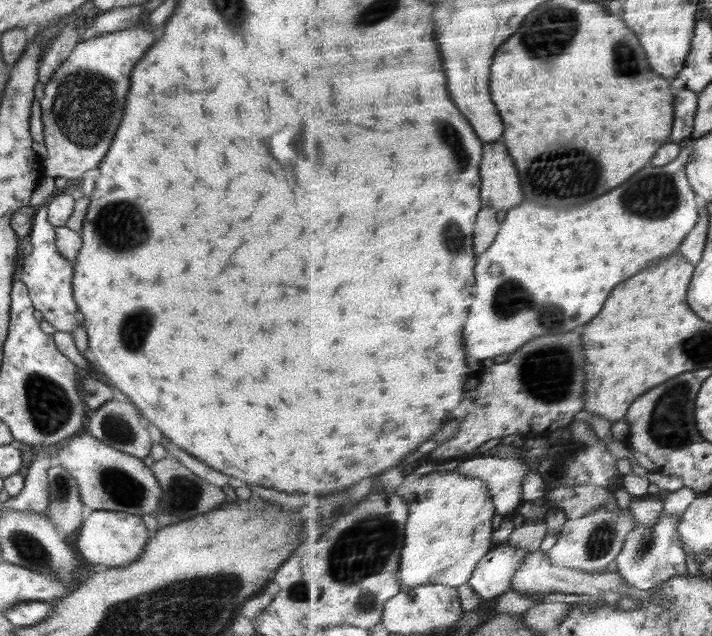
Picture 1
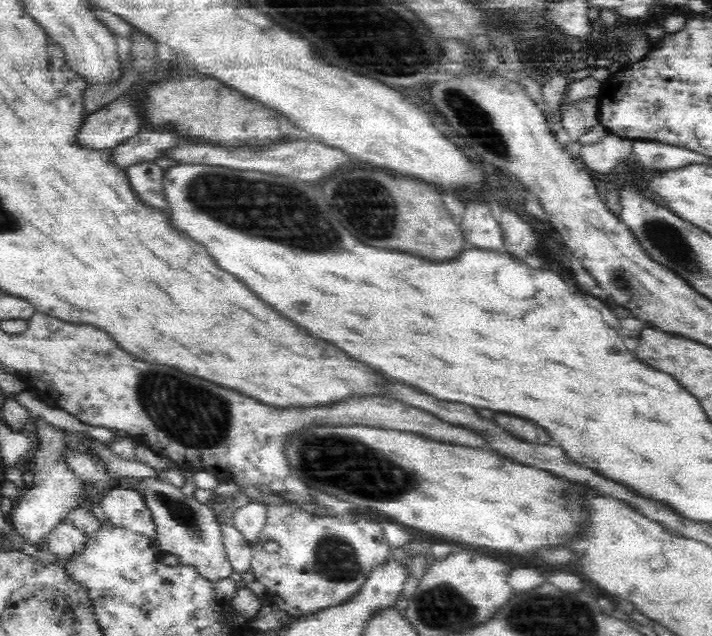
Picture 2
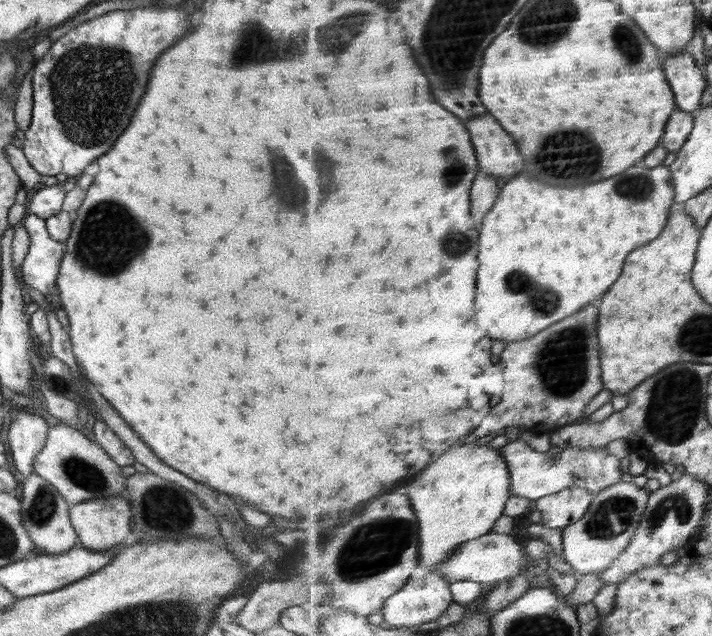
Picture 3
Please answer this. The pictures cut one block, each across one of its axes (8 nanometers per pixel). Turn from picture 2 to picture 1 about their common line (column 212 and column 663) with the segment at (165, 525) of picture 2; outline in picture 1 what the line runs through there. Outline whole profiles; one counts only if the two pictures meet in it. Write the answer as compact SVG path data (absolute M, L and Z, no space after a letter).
M663 512L658 526L638 526L627 538L624 550L617 558L617 571L638 589L650 590L654 586L660 586L675 576L687 576L688 552L684 548L683 538L680 536L680 516L672 516Z

